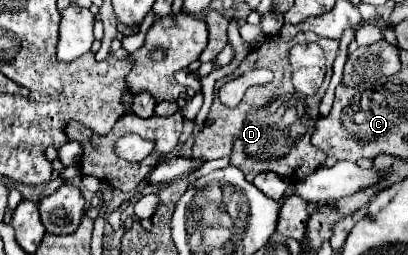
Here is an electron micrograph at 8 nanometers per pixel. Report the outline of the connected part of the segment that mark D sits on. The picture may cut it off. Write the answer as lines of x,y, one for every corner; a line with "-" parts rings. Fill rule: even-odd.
299,32
289,42
285,42
279,36
265,38
265,42
259,48
251,50
251,54
243,60
243,64
233,74
215,82
215,100
213,100
213,106
209,110
203,130
195,138
193,158
213,160
213,158
227,156
233,166
243,170
243,174
249,182
253,182
253,178
261,172
275,172
289,180
305,180
311,172
319,170
325,164
327,154
323,154
321,150
311,146
311,134
315,128
315,118
319,118
321,98
331,81
332,64
335,61
338,47
339,40
322,38
313,32
-
303,42
319,44
324,50
326,61
329,62
323,84
315,96
295,94
291,78
287,78
287,76
291,76
289,50
295,44
-
253,68
269,68
269,70
273,70
275,76
269,84
247,90
247,94
243,96
239,106
235,106
235,108
223,106
217,98
219,86
223,82
227,82
229,78
237,78
239,74
253,70
-
281,74
283,74
283,78
281,78

